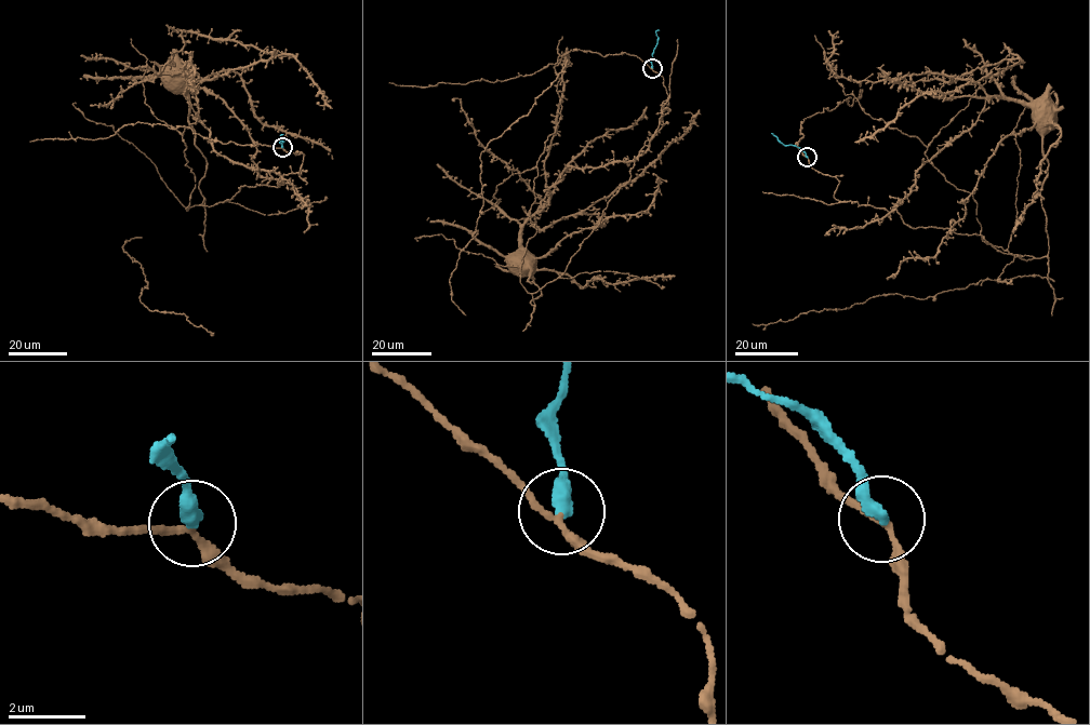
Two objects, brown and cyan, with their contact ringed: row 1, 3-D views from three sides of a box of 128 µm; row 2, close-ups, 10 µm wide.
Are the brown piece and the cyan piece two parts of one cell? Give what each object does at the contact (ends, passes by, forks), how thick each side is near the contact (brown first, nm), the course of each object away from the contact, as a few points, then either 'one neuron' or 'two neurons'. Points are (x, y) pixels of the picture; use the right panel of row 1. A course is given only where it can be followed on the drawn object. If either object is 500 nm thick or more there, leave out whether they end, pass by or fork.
brown passes by; cyan ends; calibres 160 and 400 nm; course brown (807, 157), (838, 180), (836, 199), (888, 212), (987, 98), (1024, 101), (1040, 129); course cyan (807, 157), (800, 148), (784, 145), (771, 133); two neurons

